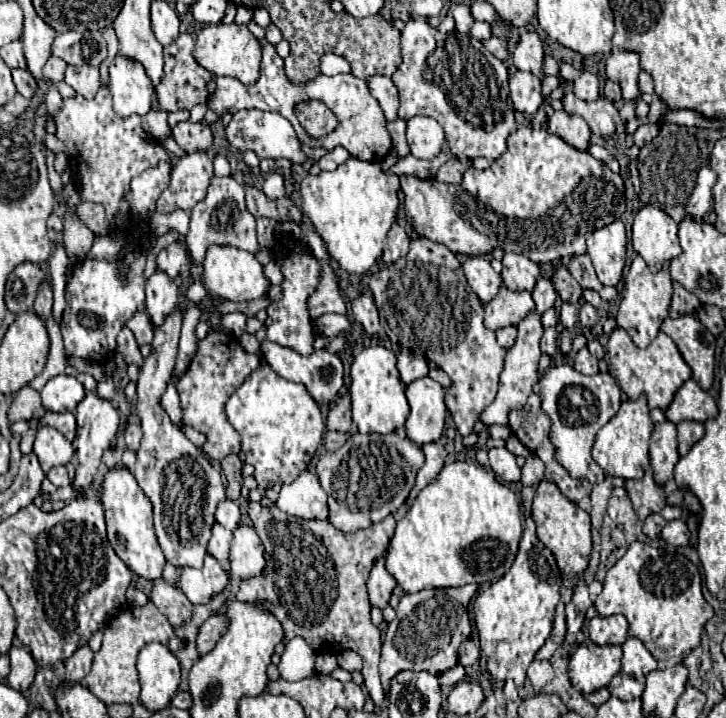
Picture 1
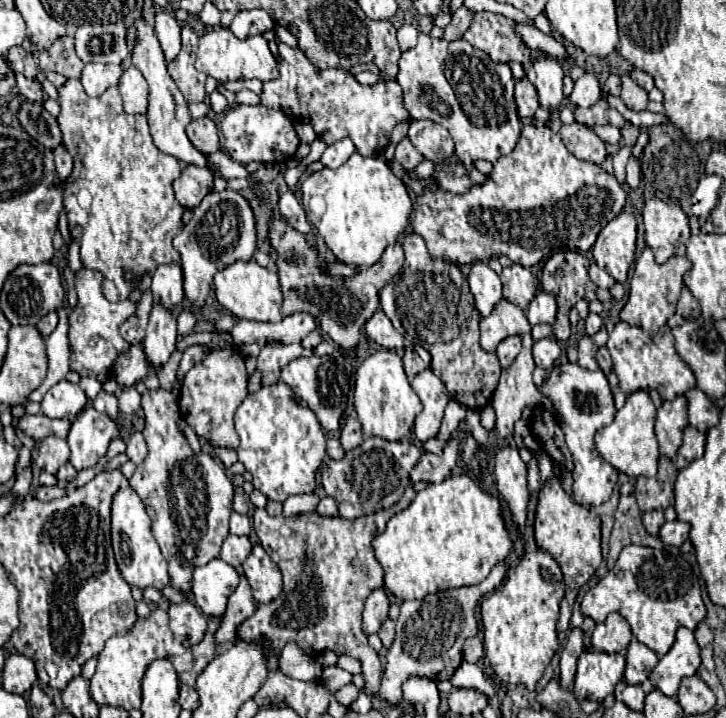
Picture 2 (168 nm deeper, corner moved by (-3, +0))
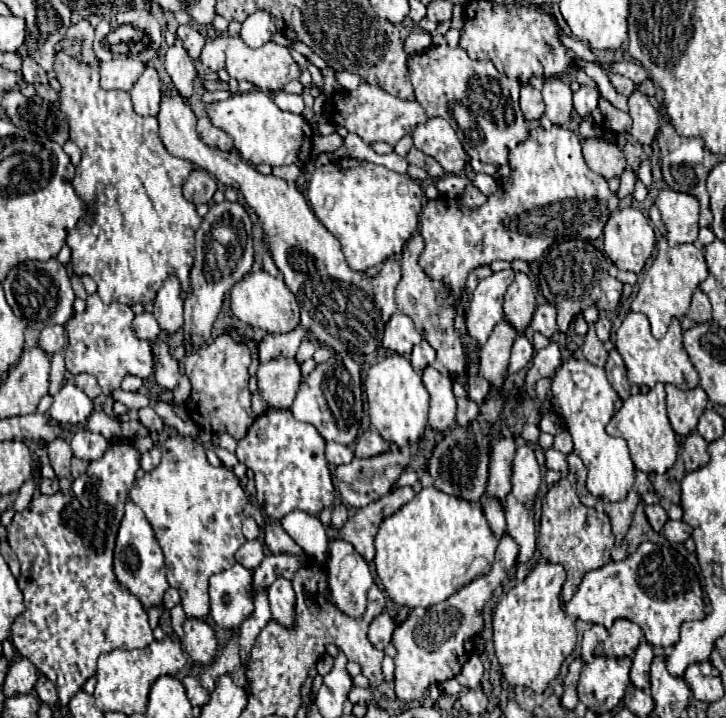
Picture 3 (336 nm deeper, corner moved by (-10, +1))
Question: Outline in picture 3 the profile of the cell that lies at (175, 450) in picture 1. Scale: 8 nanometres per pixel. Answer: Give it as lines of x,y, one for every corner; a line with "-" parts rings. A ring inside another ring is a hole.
172,436
162,444
162,462
158,468
148,472
144,478
136,480
130,490
130,500
140,506
150,522
154,536
164,552
166,576
172,588
176,588
182,596
182,608
188,618
208,620
210,604
208,604
208,578
222,570
228,570
236,564
236,550
246,542
242,534
242,516
248,504
248,498
230,468
216,468
206,460
204,446
200,442
184,442
182,436

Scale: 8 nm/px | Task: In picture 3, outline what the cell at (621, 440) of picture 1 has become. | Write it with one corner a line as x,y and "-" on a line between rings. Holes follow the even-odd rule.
656,384
648,394
634,394
628,400
624,400
624,406
608,422
606,432
610,436
620,436
628,442
634,466
646,474
666,472
676,462
678,440
676,440
674,428
670,426
668,414
666,414
664,384

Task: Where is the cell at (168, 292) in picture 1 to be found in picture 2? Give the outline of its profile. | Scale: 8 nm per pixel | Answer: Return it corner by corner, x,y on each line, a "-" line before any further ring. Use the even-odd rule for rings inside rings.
153,301
153,309
149,313
149,327
147,337
143,339
145,353
149,365
163,365
171,351
175,349
177,341
177,321
171,309
163,305
163,301

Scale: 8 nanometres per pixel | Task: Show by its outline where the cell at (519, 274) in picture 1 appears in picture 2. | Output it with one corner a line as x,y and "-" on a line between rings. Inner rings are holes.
513,263
503,269
501,281
503,281
503,297
521,305
521,309
527,309
537,291
535,277
531,275
531,271
525,269
523,265

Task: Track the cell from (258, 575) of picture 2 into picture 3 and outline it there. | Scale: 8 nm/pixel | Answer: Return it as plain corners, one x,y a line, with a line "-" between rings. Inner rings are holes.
276,578
268,588
268,598
272,608
272,620
276,620
280,626
288,630
296,630
296,620
294,620
296,598
292,590
292,582
284,578

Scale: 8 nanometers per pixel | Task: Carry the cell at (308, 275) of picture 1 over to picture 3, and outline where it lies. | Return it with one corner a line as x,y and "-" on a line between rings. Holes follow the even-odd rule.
292,358
260,364
256,378
258,392
266,400
268,408
288,410
292,406
300,386
300,366

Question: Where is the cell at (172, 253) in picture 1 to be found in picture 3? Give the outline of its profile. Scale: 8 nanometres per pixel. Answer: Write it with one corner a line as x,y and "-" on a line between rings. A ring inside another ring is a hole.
170,276
164,286
160,288
156,300
154,300
154,316
160,324
160,328
166,334
174,334
182,326
182,310
184,300
180,298
180,284
174,276

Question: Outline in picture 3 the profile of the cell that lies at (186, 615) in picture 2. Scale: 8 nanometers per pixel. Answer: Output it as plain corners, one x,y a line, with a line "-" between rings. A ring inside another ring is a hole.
196,618
186,620
182,646
184,646
184,652
192,658
196,666
210,666
218,652
218,644
216,644
212,626

